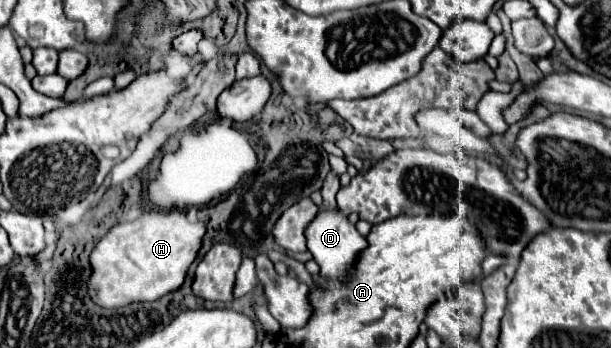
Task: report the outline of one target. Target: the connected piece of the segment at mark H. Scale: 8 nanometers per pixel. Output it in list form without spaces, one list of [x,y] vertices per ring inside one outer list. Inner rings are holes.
[[[152,211],[140,215],[136,221],[114,225],[90,253],[92,273],[88,277],[88,297],[98,307],[118,309],[138,301],[156,301],[176,291],[196,259],[204,233],[204,223],[180,211]]]

